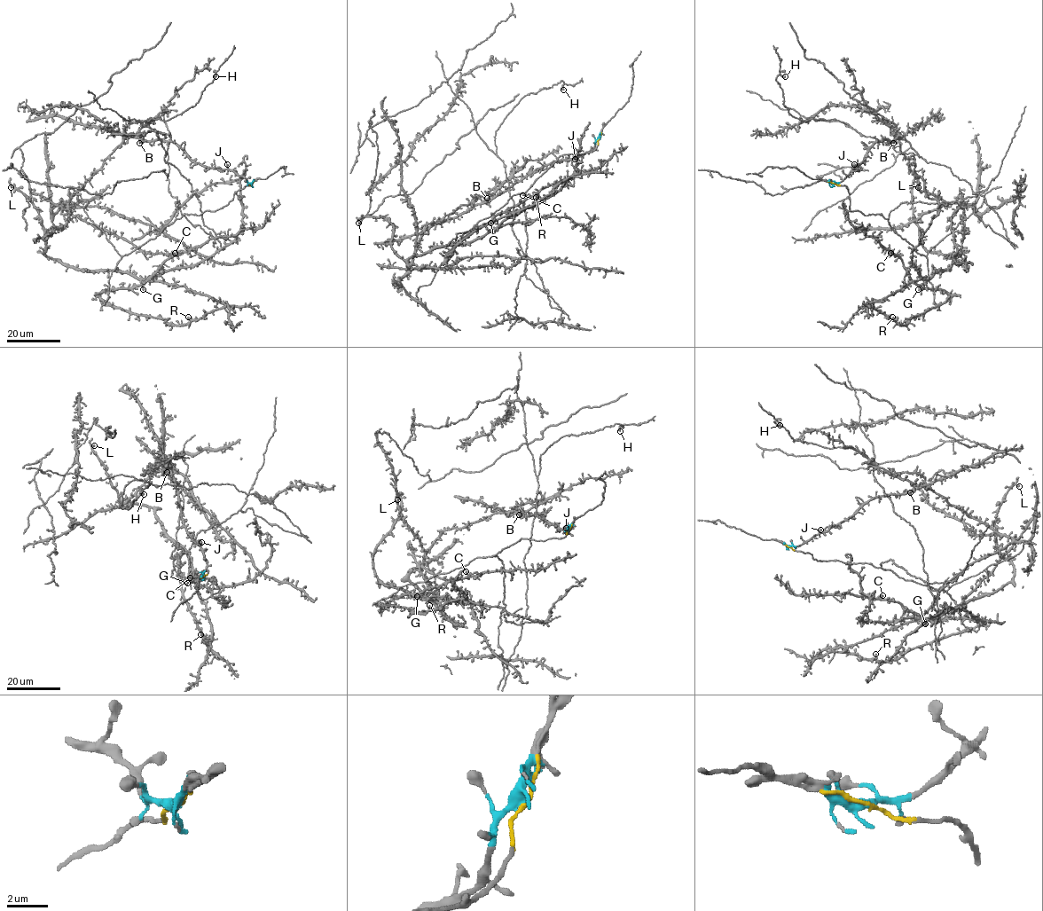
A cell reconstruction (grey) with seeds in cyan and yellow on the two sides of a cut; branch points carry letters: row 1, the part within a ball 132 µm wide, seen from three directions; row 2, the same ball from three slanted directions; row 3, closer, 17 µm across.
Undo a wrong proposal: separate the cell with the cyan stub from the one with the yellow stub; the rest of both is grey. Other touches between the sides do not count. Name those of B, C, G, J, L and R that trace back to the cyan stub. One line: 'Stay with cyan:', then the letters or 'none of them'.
Stay with cyan: B, J

